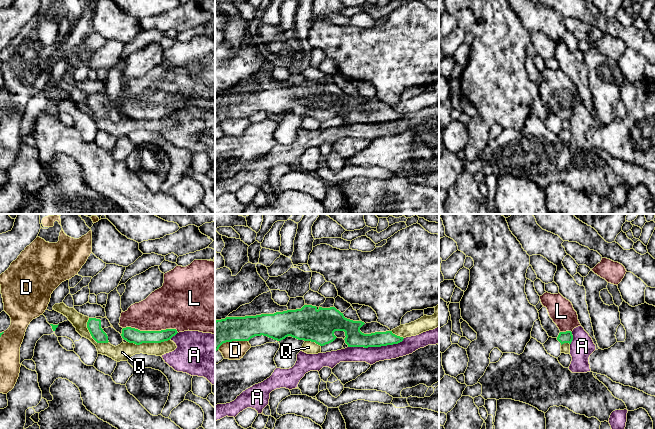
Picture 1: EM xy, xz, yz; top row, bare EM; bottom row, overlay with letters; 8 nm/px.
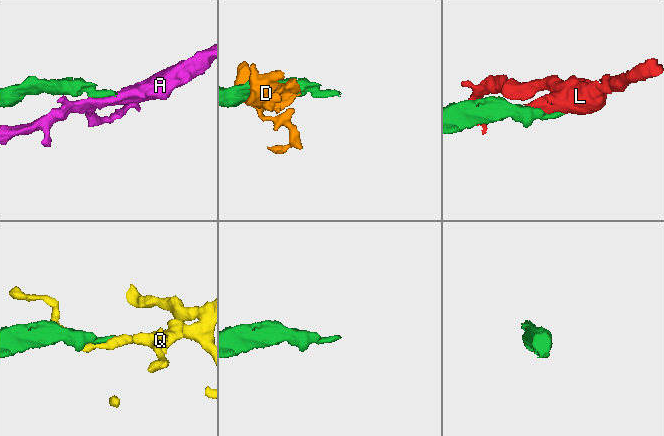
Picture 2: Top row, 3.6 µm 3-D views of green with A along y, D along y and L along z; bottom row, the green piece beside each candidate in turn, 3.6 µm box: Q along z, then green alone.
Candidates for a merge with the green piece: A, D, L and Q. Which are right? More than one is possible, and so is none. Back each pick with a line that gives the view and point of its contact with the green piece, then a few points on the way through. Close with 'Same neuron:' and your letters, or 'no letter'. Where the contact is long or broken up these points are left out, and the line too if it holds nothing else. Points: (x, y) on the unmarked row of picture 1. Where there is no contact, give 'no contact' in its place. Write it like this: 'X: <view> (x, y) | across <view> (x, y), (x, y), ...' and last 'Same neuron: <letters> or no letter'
L: xy (151, 107)
Same neuron: L

